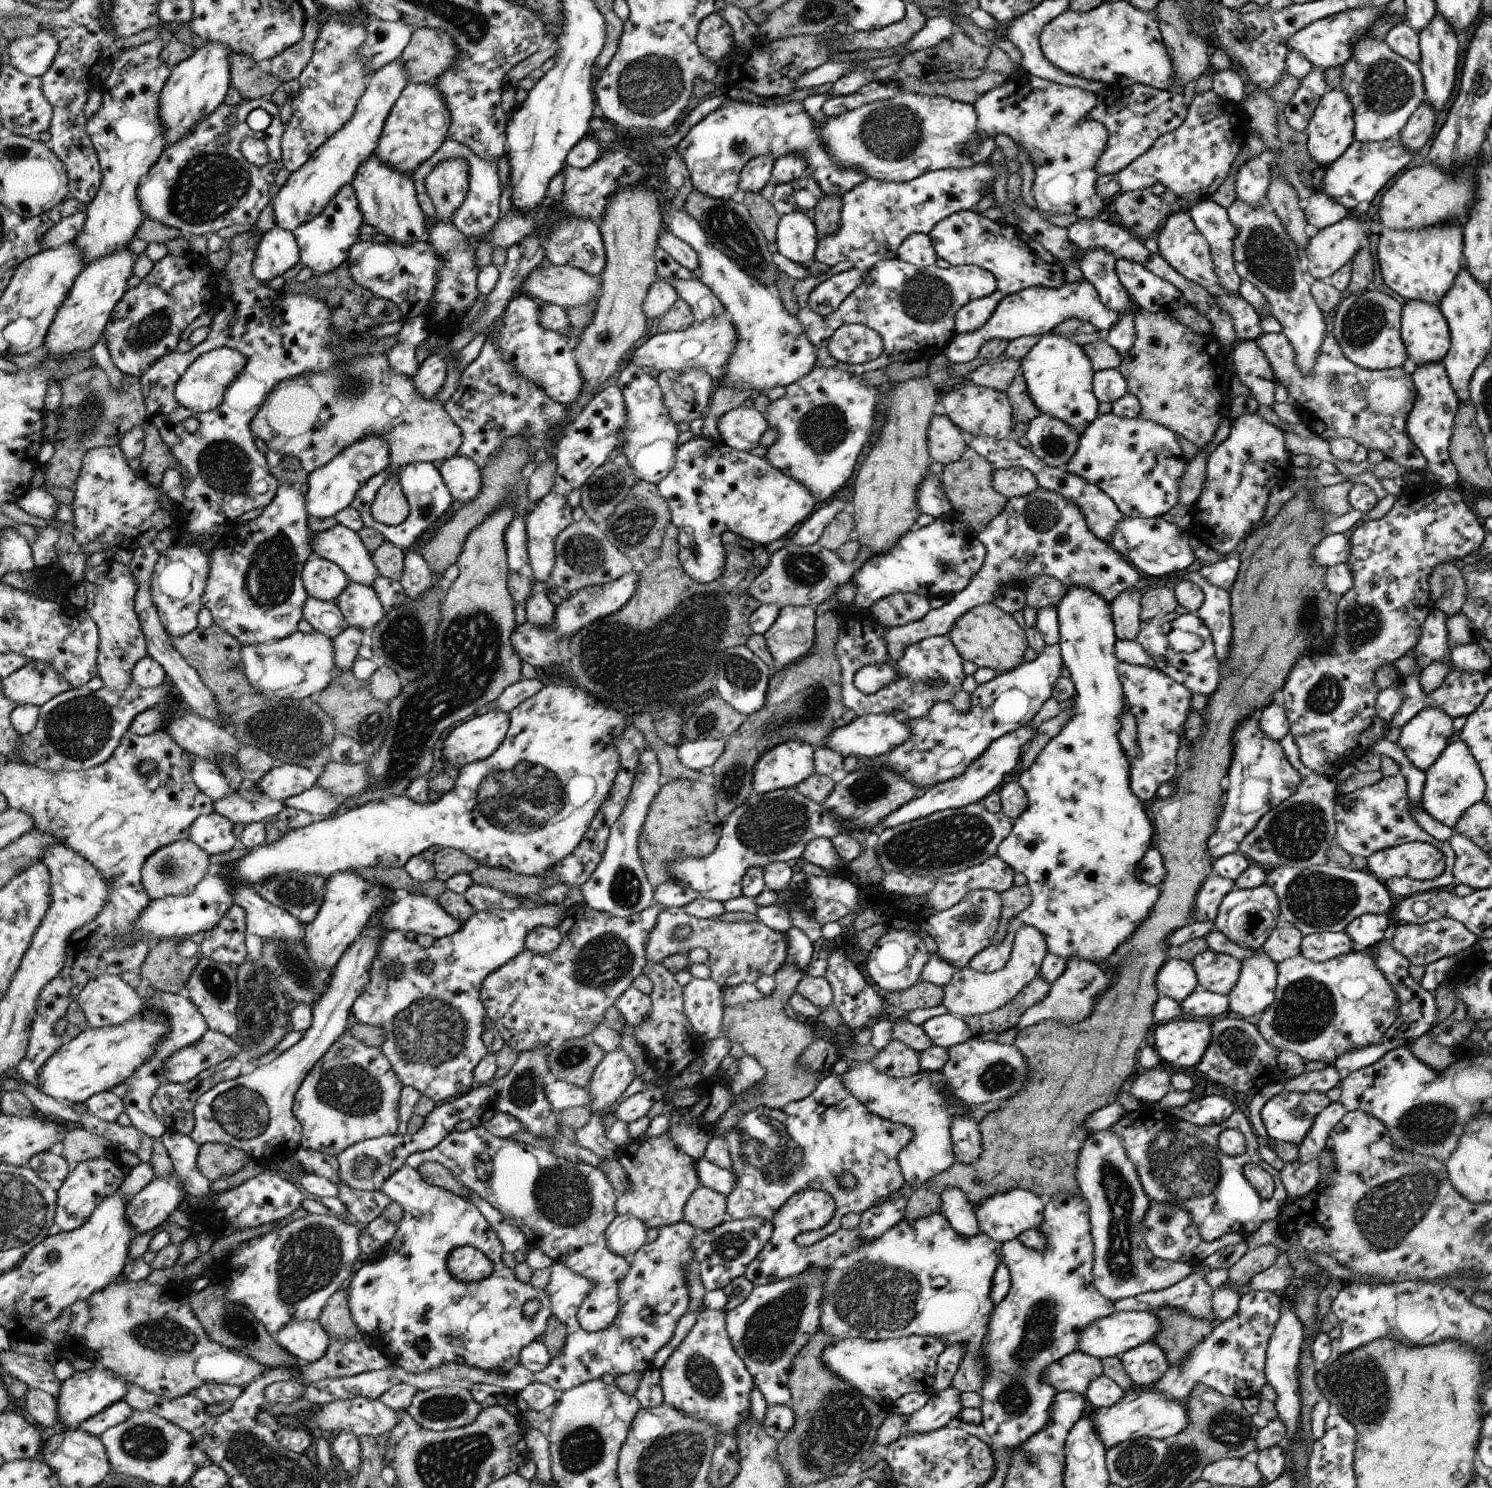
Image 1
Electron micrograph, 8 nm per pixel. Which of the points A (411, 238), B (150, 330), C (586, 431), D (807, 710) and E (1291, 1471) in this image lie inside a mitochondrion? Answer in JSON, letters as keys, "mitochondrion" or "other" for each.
{"A":"other","B":"mitochondrion","C":"other","D":"mitochondrion","E":"other"}

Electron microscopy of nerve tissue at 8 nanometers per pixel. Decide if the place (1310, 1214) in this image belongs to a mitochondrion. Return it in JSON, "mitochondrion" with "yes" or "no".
{"mitochondrion":"no"}

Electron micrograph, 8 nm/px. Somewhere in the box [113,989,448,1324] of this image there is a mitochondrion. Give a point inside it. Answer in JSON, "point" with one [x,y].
{"point":[308,1260]}

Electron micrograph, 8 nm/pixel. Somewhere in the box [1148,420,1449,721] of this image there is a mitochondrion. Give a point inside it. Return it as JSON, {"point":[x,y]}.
{"point":[1362,623]}

